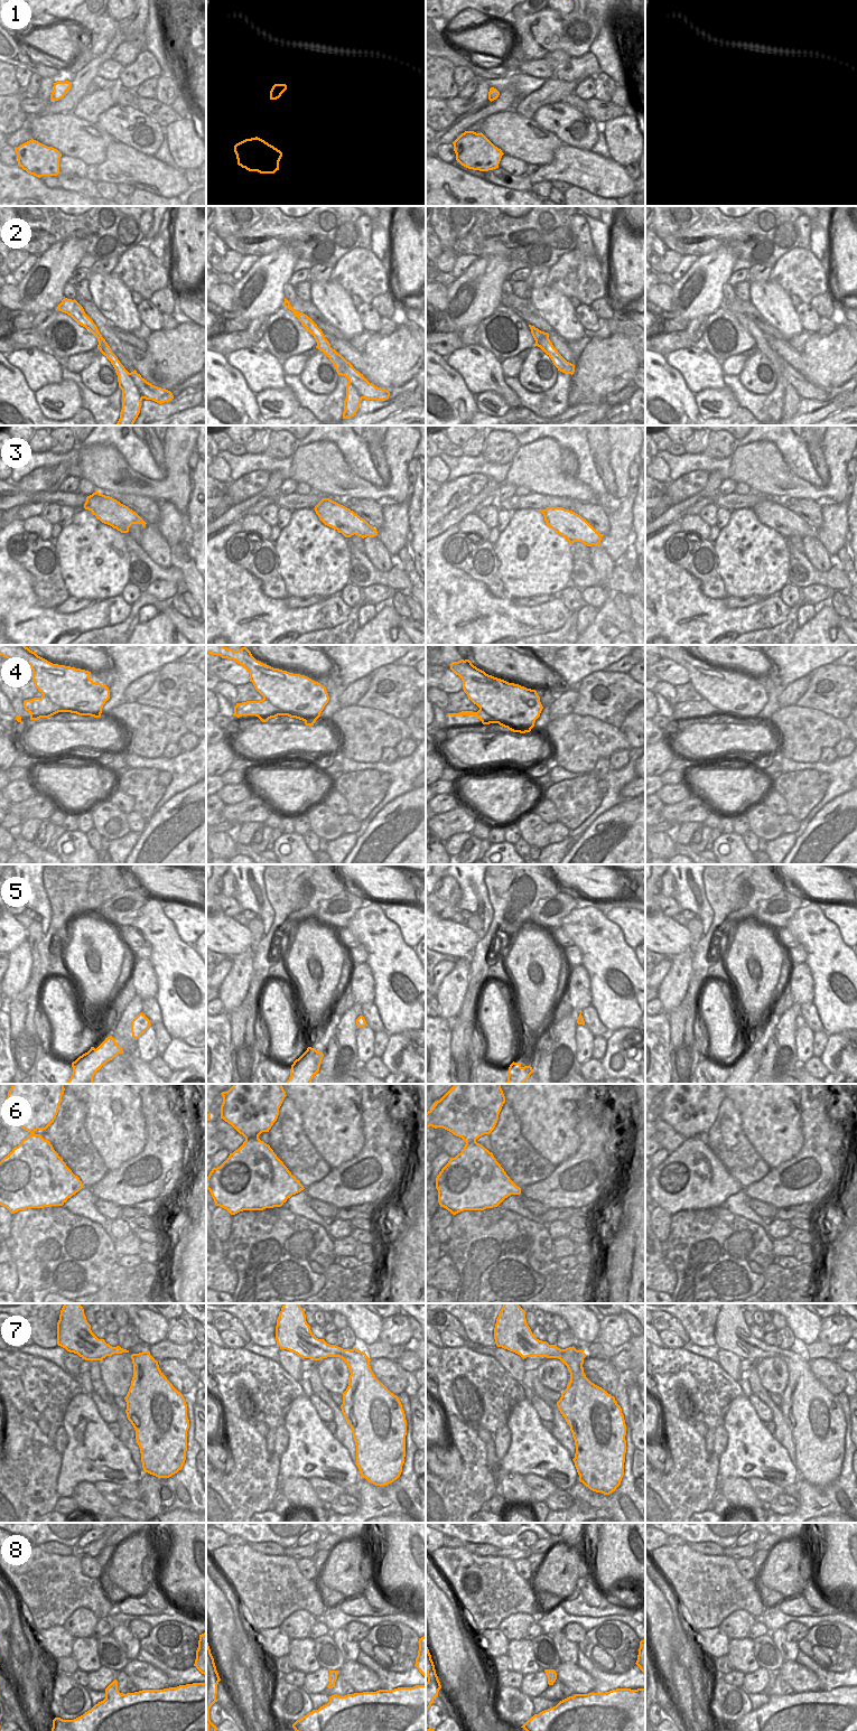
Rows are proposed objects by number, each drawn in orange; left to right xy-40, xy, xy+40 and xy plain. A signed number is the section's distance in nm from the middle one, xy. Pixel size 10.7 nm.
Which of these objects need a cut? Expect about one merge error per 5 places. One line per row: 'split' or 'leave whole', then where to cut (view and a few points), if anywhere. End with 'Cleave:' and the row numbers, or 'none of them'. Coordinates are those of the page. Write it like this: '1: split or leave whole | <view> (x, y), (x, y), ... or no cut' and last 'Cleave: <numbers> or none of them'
1: leave whole | no cut
2: split | xy+40 (539, 330), (540, 344), (561, 363), (561, 371)
3: split | xy+40 (546, 520), (550, 524), (555, 524), (567, 536), (574, 535)
4: leave whole | no cut
5: leave whole | no cut
6: leave whole | no cut
7: leave whole | no cut
8: leave whole | no cut
Cleave: 2, 3

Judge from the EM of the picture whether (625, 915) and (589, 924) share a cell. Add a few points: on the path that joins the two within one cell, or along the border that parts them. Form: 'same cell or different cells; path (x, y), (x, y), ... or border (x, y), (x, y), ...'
different cells; border (604, 915), (620, 927), (624, 941)

